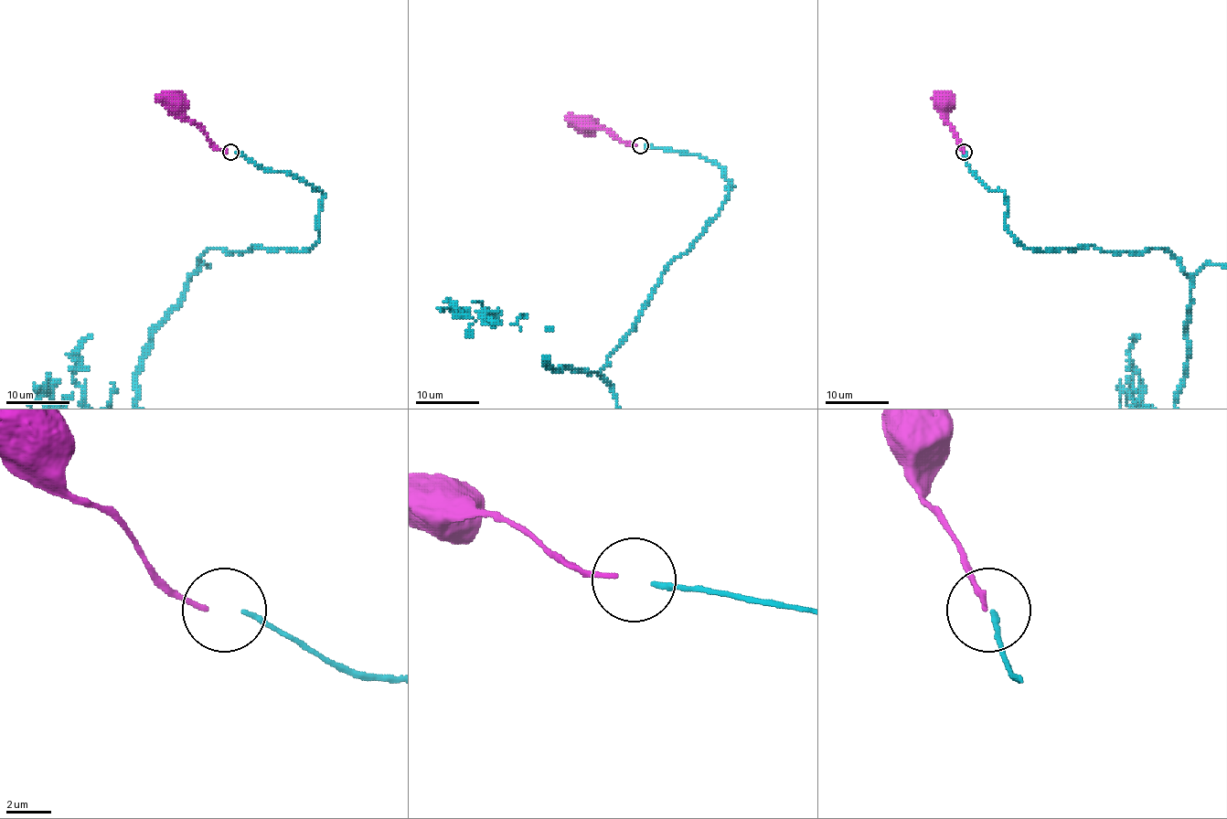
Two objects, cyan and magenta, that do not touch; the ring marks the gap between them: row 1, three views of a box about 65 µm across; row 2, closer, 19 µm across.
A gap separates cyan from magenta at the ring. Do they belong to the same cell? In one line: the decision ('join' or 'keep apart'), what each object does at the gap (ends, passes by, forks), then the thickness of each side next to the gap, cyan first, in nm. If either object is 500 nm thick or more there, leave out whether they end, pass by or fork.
join | cyan ends | magenta ends | 240/200 nm

